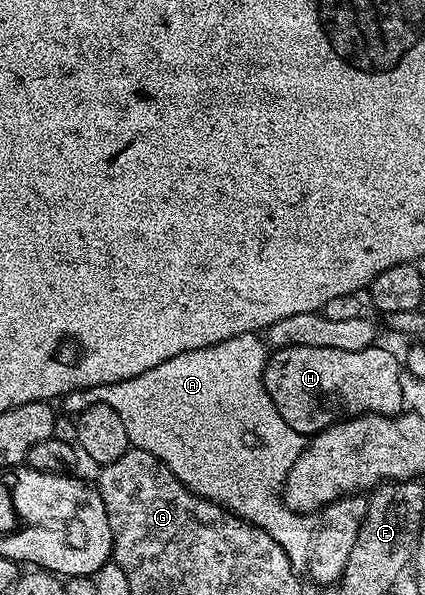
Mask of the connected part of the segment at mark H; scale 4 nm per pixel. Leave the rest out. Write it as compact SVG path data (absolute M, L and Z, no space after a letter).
M374 345L367 349L311 349L310 347L282 347L270 354L265 362L265 388L279 409L279 417L299 434L312 437L331 425L358 415L396 415L404 408L403 385L400 373L402 360L396 359L387 348Z

